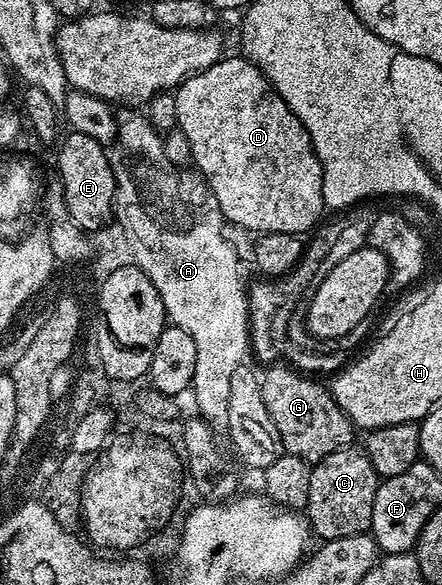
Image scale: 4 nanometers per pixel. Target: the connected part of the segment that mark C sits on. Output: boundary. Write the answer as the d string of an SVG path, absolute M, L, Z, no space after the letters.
M345 446L326 454L312 464L310 474L310 498L306 509L308 527L320 535L321 541L334 538L350 538L354 534L365 534L371 529L374 514L374 494L378 490L381 477L377 476L368 453L360 446Z

